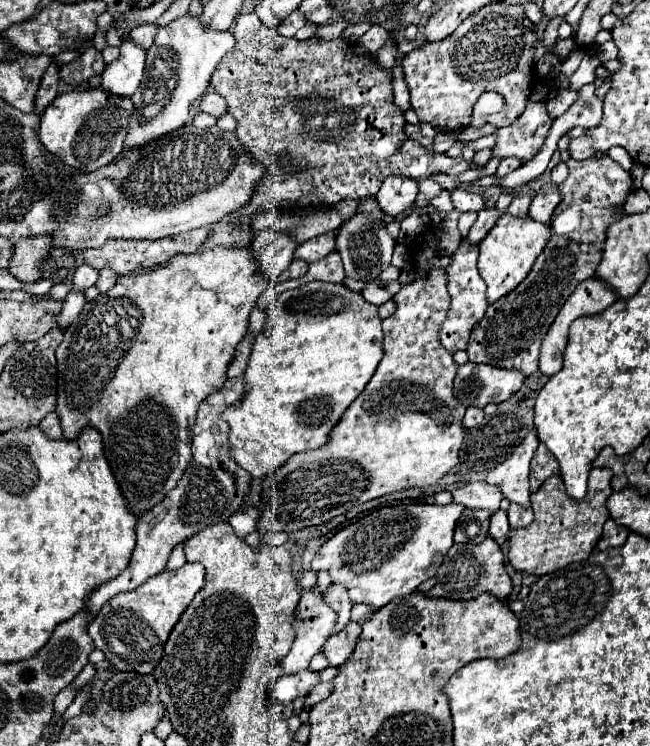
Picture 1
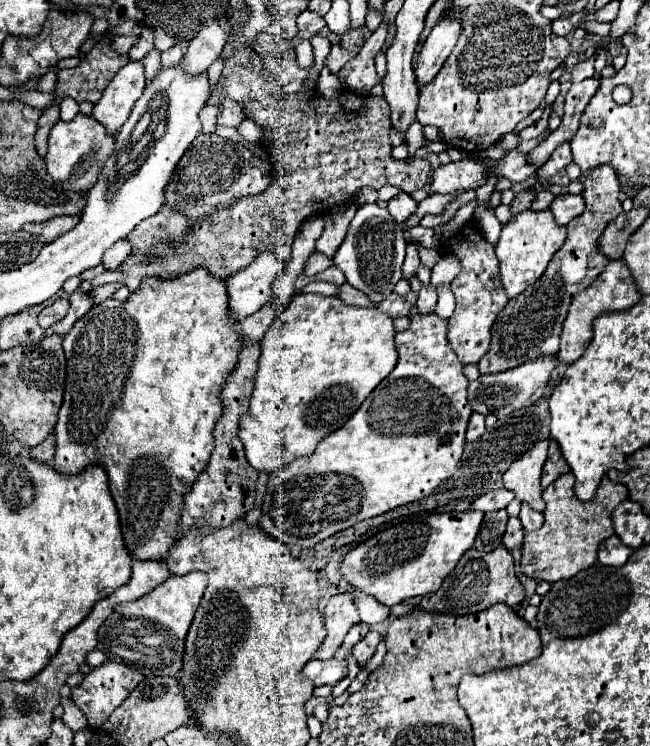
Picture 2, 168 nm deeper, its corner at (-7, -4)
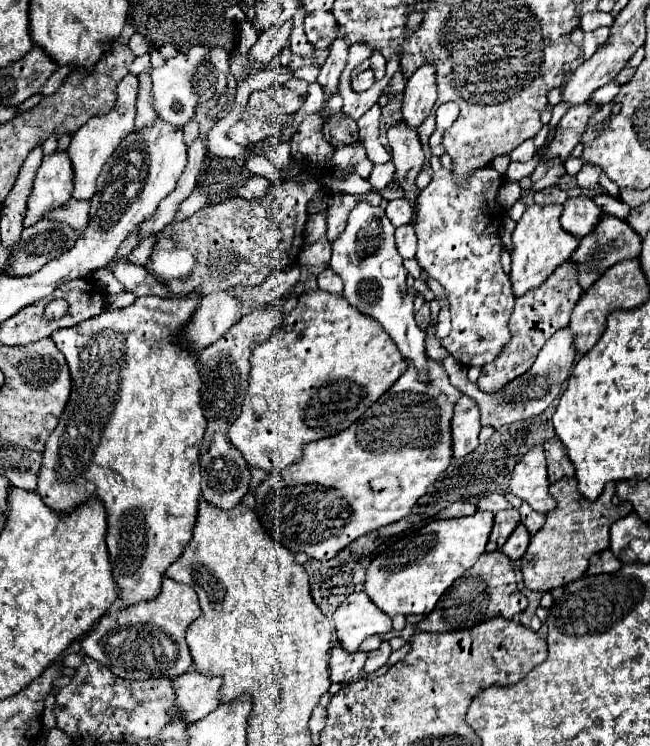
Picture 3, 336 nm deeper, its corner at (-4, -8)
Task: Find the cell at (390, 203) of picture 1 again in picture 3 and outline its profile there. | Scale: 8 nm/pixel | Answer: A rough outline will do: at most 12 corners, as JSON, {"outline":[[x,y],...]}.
{"outline":[[392,199],[386,215],[394,227],[412,223],[414,213],[406,199]]}

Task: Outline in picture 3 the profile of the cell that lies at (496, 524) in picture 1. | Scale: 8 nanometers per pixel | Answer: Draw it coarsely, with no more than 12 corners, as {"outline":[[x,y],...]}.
{"outline":[[520,523],[502,547],[512,561],[526,553],[528,529]]}

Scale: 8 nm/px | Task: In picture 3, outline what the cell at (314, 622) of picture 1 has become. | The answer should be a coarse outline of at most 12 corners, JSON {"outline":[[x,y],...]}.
{"outline":[[352,593],[334,613],[340,645],[352,653],[392,619],[366,593]]}

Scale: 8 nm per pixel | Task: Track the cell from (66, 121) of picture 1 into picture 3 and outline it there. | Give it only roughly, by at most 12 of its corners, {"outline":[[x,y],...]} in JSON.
{"outline":[[68,153],[44,157],[24,227],[72,197]]}

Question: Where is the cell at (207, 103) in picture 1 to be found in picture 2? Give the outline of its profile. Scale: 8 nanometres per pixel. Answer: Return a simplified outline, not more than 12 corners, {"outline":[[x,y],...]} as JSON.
{"outline":[[233,99],[221,101],[219,125],[239,127],[245,119],[243,107]]}

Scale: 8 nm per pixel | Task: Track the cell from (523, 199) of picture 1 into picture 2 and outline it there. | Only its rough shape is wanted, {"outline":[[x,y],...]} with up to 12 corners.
{"outline":[[541,191],[535,195],[531,209],[543,211],[549,209],[553,193]]}

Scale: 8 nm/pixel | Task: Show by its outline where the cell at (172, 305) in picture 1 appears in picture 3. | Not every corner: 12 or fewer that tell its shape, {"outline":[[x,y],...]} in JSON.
{"outline":[[200,297],[50,335],[72,395],[38,495],[96,497],[124,607],[192,539]]}

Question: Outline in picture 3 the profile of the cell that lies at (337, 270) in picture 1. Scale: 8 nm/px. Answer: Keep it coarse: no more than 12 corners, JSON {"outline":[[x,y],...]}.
{"outline":[[330,267],[318,275],[318,287],[342,293],[342,279]]}

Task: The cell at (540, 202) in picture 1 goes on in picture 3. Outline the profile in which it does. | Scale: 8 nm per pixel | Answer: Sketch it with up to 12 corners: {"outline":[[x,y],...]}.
{"outline":[[588,195],[564,203],[560,223],[582,239],[600,223],[600,209]]}

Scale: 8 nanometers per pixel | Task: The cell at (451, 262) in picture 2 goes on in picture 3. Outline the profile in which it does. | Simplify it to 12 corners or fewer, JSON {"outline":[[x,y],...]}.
{"outline":[[448,307],[440,309],[436,337],[444,339],[450,333]]}

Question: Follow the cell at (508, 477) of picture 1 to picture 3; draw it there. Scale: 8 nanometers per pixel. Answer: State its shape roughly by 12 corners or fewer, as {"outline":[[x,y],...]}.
{"outline":[[542,447],[516,465],[510,493],[534,511],[556,507]]}

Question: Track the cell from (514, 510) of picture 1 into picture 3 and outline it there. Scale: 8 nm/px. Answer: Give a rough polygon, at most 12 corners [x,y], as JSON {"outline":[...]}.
{"outline":[[522,503],[522,523],[532,535],[540,531],[546,515]]}

